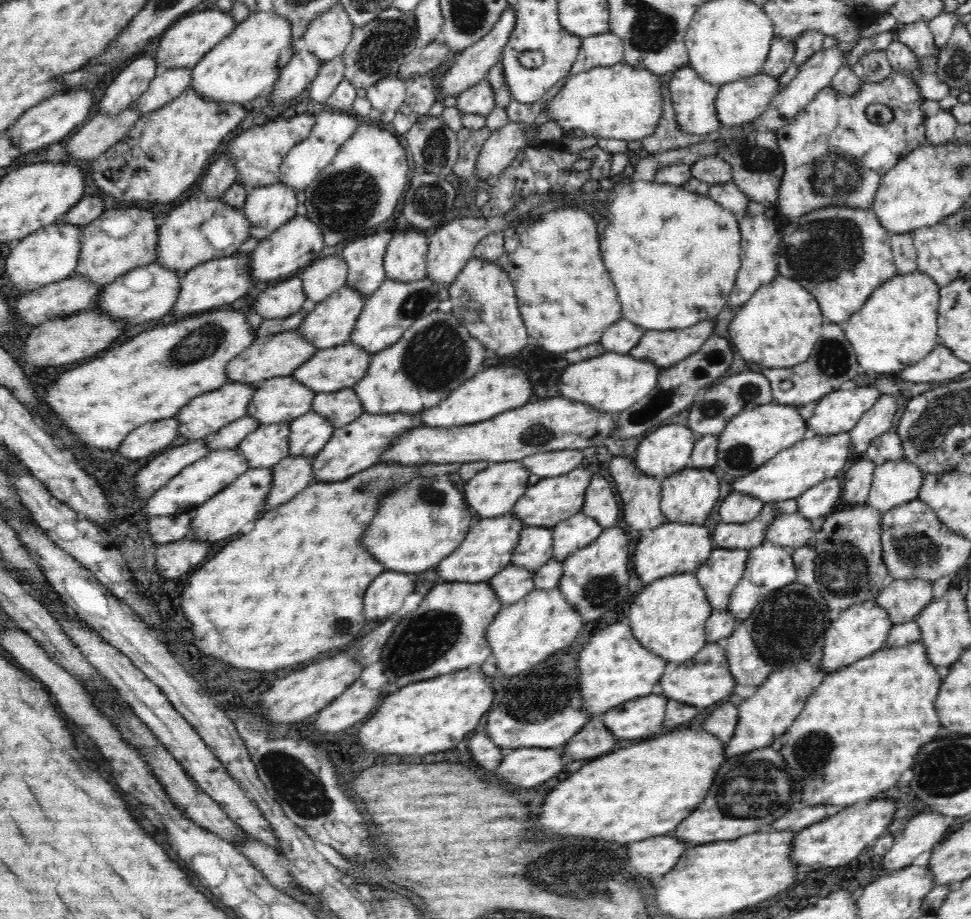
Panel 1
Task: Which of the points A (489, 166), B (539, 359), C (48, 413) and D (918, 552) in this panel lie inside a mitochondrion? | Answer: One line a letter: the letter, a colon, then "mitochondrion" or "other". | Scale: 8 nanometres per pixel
A: other
B: other
C: other
D: mitochondrion

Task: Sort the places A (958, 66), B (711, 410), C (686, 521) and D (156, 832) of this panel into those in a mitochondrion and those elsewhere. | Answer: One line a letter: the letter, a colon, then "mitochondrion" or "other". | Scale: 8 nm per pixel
A: mitochondrion
B: mitochondrion
C: other
D: other

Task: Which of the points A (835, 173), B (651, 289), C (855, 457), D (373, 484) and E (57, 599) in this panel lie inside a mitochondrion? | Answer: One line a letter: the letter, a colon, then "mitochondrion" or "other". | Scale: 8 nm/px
A: mitochondrion
B: other
C: other
D: mitochondrion
E: other

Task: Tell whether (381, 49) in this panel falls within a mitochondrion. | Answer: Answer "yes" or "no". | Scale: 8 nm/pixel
yes

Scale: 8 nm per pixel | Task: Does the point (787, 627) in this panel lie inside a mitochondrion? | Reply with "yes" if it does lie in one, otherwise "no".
yes

